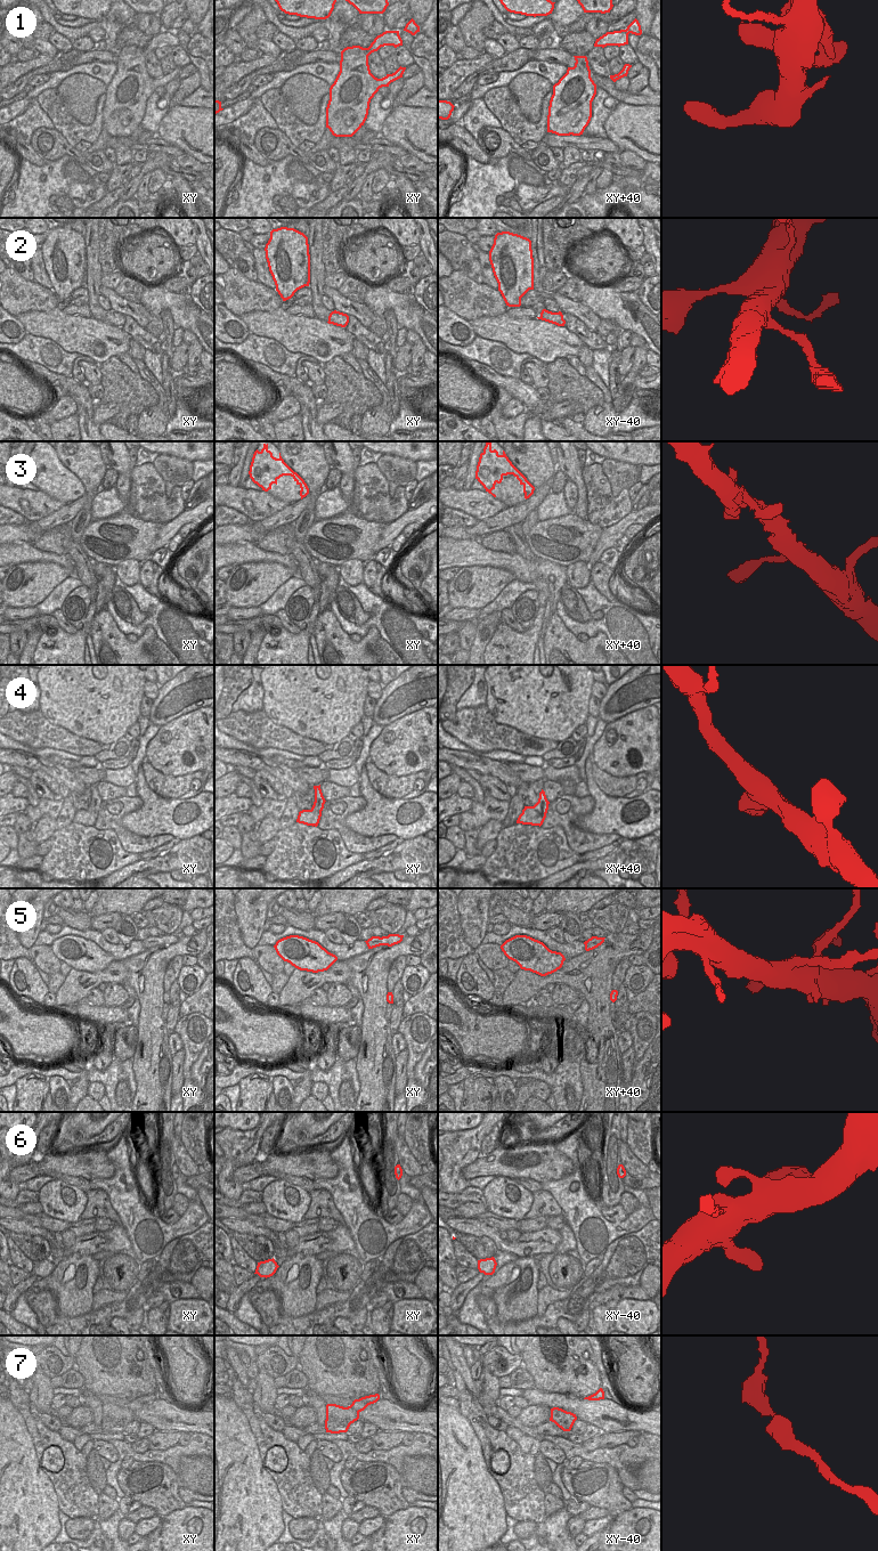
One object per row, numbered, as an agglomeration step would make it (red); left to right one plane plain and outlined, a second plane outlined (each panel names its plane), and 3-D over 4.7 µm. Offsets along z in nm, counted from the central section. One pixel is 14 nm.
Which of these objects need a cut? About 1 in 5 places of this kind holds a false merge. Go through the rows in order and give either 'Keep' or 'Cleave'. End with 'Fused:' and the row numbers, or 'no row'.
1: Keep
2: Keep
3: Keep
4: Keep
5: Cleave
6: Keep
7: Keep
Fused: 5.

